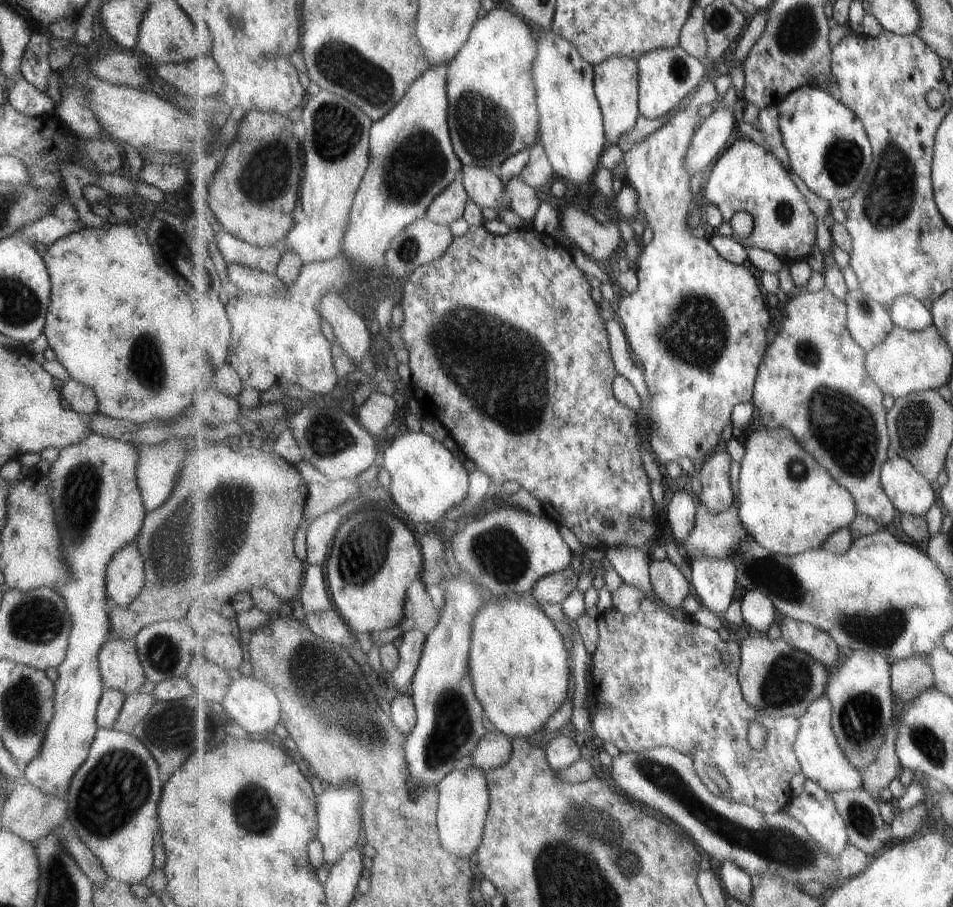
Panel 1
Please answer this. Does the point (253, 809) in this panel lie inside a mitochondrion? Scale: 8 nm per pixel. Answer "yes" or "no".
yes

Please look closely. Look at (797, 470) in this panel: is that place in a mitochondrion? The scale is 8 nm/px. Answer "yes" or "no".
yes

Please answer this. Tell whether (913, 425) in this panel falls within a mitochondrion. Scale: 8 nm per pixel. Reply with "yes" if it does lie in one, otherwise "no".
yes

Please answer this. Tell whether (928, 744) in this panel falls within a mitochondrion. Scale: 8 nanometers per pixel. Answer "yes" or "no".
yes

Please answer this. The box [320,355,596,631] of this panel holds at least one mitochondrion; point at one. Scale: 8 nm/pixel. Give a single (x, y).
(499, 552)

